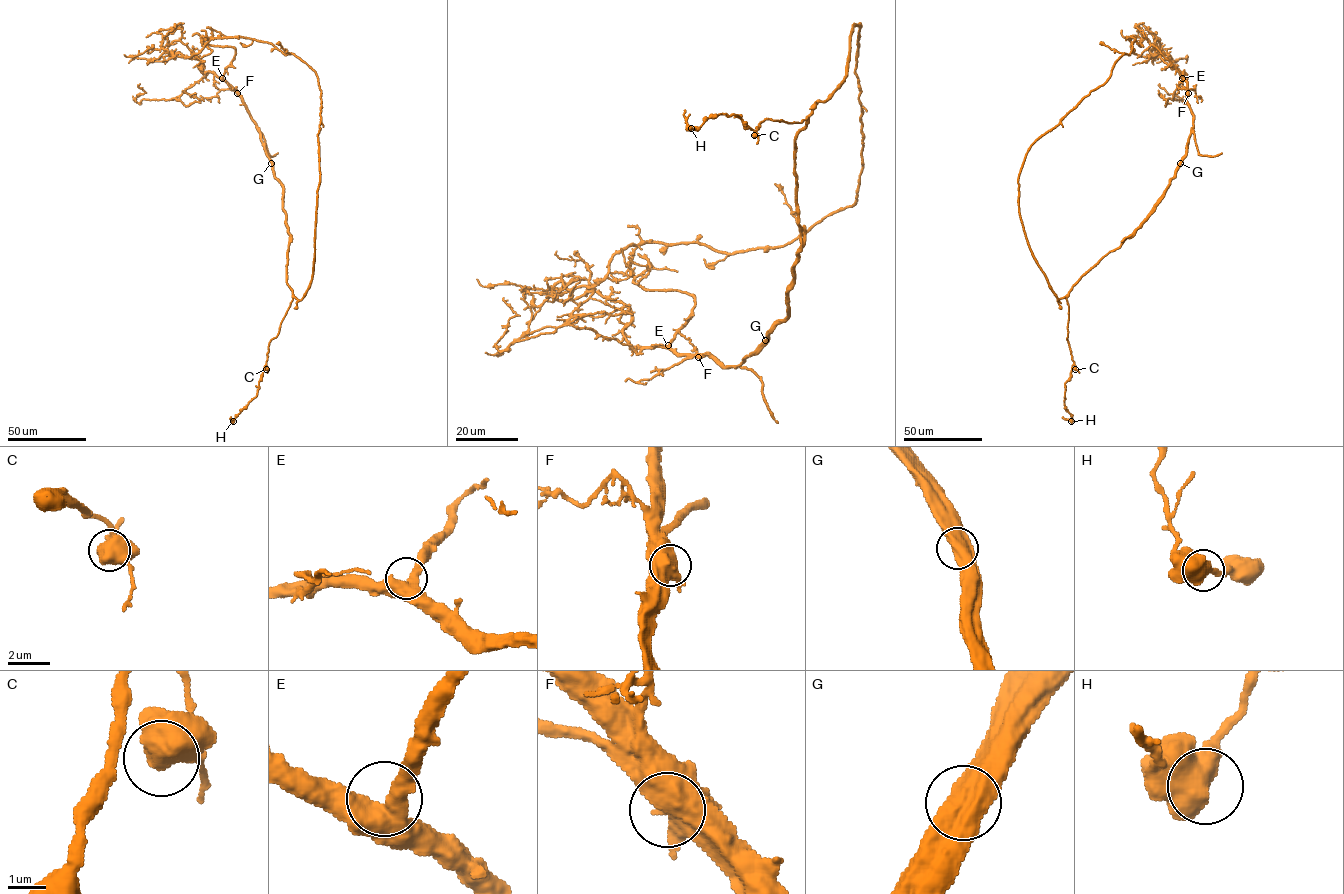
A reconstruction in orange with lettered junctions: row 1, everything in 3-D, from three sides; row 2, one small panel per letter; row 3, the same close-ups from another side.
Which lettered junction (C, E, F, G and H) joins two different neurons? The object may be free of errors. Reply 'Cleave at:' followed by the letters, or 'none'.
Cleave at: G

